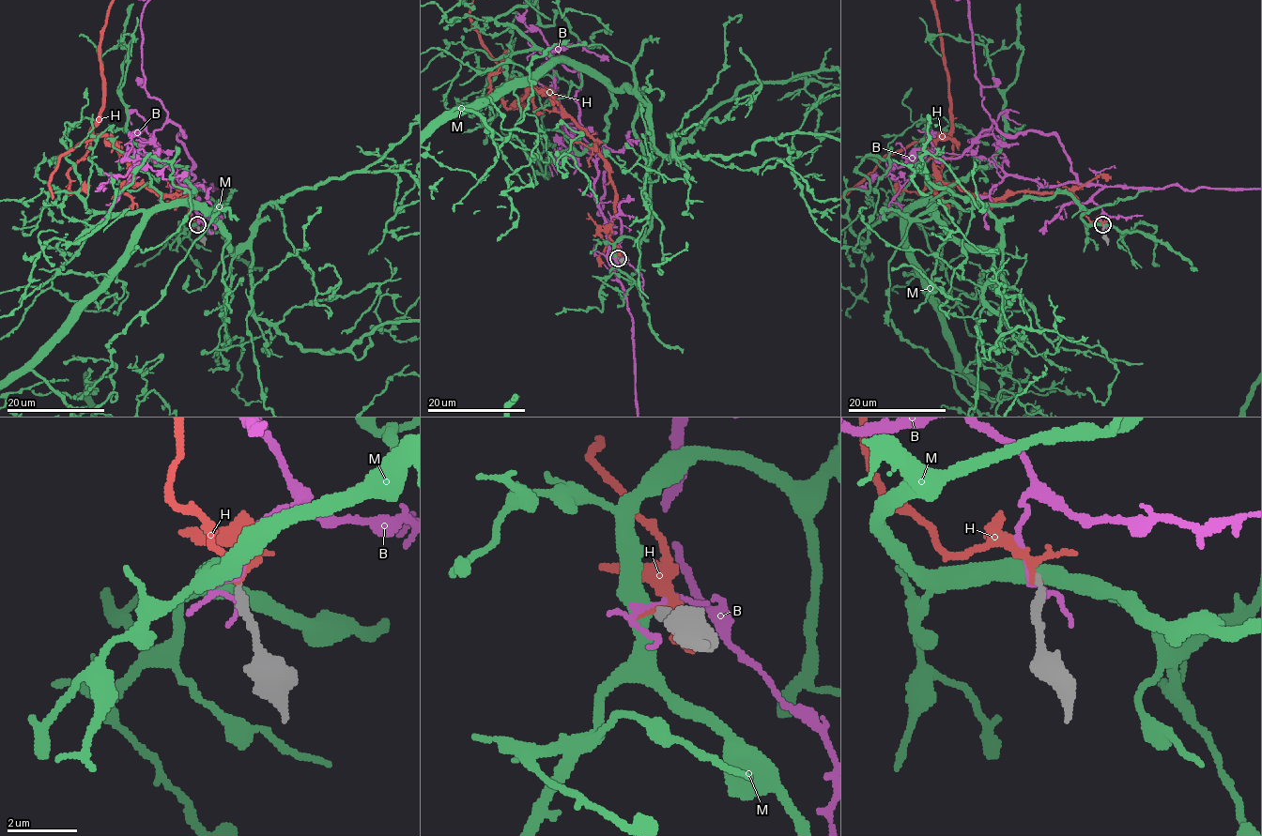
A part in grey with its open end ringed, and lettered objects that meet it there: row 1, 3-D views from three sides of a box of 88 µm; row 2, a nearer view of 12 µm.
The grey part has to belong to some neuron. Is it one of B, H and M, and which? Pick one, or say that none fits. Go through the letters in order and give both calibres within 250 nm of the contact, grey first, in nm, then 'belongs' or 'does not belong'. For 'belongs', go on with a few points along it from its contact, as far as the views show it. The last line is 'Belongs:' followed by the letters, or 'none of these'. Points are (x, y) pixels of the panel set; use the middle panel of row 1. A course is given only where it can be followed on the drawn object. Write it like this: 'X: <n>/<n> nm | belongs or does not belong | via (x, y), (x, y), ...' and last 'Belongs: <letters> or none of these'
B: 200/130 nm | does not belong
H: 240/150 nm | does not belong
M: 200/480 nm | does not belong
Belongs: none of these

